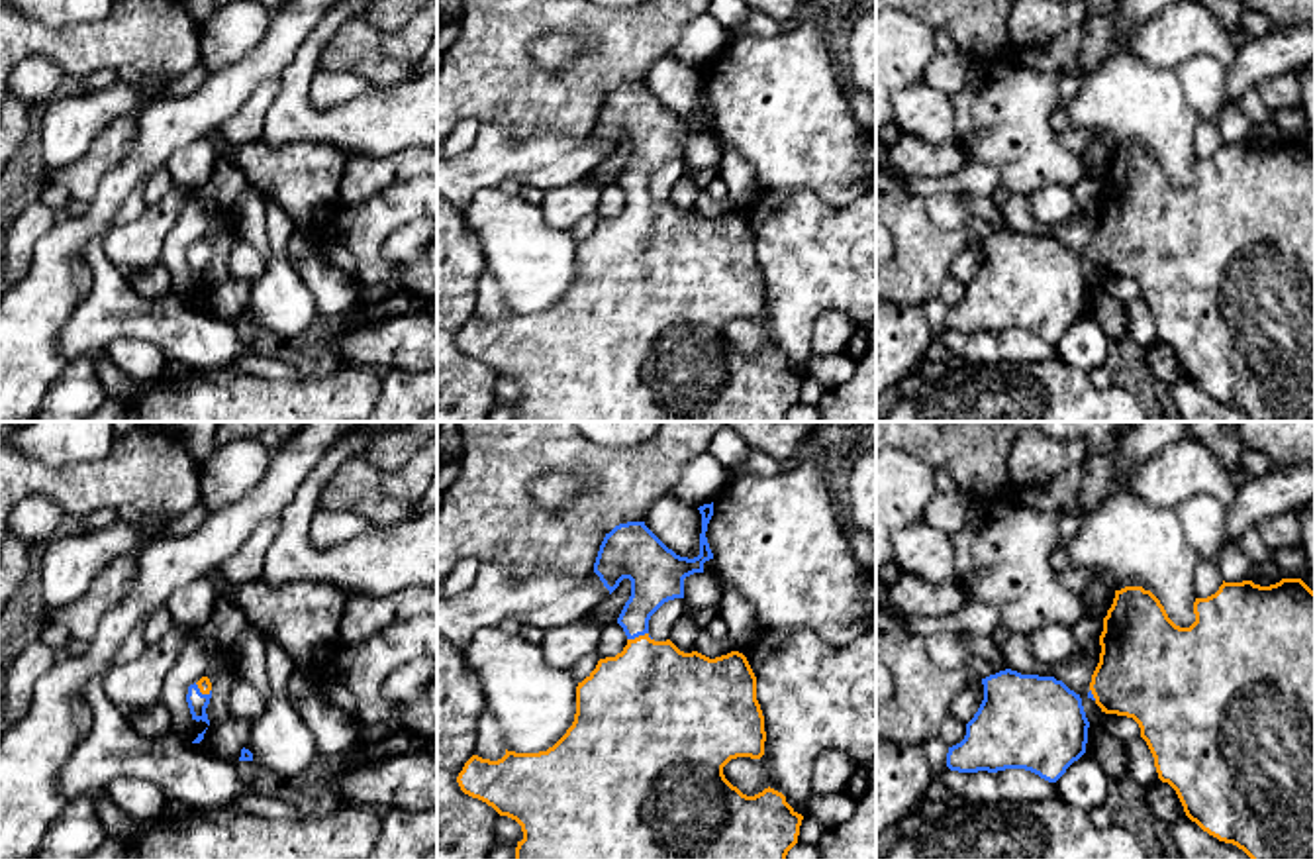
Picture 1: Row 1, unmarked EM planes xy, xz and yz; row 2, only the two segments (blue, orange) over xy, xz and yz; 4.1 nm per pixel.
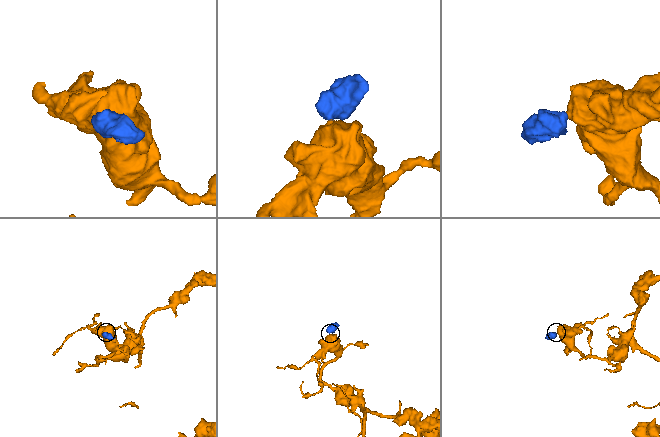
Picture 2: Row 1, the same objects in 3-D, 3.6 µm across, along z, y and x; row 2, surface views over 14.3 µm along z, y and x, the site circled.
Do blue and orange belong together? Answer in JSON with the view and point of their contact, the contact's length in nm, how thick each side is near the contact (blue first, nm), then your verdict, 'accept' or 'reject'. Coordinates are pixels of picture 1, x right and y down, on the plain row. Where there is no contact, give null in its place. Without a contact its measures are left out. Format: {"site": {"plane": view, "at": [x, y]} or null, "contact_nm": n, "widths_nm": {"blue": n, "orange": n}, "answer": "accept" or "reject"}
{"site": {"plane": "xz", "at": [639, 195]}, "contact_nm": 100, "widths_nm": {"blue": 220, "orange": 420}, "answer": "accept"}

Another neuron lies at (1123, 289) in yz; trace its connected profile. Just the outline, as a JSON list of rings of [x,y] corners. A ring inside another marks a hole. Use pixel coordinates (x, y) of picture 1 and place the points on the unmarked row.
[[[1103,273],[1103,288],[1123,304],[1135,300],[1141,296],[1141,288],[1133,278],[1117,277],[1117,275],[1105,275]]]

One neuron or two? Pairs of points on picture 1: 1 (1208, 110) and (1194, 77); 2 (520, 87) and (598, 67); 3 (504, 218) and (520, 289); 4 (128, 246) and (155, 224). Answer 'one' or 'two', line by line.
1: one
2: one
3: one
4: one

